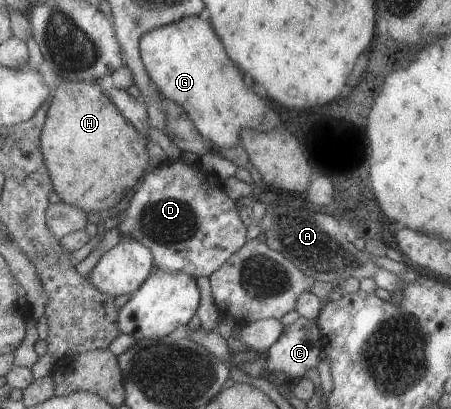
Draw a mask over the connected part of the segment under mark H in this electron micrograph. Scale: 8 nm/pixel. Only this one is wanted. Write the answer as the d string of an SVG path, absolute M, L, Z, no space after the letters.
M61 79L41 131L41 150L61 201L86 213L106 213L134 189L148 169L148 139L111 102L99 81Z

